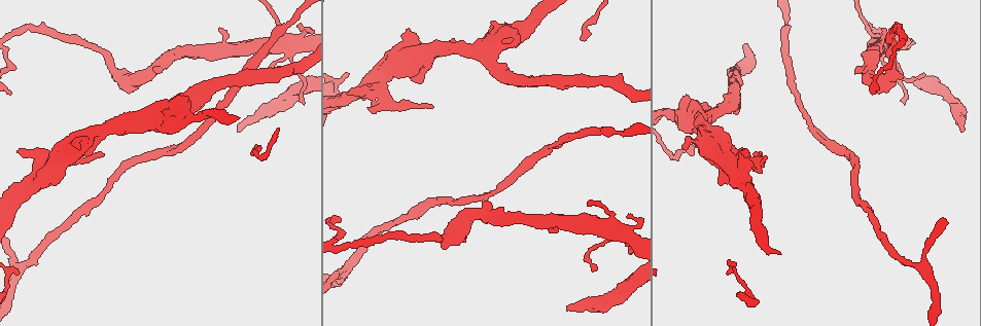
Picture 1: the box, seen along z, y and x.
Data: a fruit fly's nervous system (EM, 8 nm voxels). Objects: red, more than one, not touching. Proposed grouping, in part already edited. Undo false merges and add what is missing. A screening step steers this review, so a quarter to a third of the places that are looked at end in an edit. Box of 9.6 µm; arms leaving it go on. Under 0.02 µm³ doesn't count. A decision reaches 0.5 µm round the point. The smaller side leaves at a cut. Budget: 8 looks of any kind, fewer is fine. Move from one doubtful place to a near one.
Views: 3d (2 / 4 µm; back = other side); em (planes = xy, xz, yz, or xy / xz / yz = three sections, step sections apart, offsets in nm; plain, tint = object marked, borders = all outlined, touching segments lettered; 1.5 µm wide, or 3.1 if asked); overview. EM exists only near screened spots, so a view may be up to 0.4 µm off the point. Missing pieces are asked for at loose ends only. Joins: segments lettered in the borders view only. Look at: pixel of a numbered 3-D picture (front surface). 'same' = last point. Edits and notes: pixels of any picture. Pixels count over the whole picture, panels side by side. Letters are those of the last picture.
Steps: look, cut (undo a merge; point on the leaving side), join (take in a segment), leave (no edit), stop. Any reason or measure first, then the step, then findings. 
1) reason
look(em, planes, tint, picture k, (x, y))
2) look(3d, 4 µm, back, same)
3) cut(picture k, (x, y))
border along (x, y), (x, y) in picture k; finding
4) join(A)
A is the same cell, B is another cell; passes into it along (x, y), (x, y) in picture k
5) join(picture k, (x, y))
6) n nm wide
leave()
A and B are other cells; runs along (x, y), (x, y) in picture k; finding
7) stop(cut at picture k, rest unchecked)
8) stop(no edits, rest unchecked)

an open end
look(3d, 4 µm, picture 1, (237, 131))

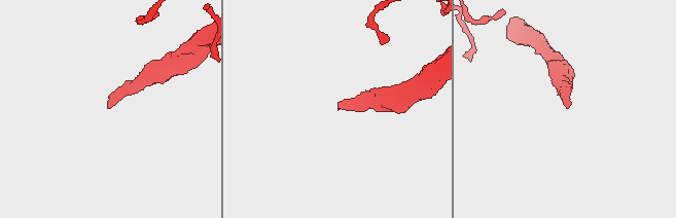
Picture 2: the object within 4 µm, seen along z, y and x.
look(em, planes, borders, picture 2, (567, 108))

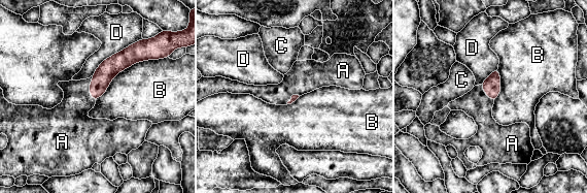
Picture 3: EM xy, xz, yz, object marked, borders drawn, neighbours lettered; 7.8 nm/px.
B touches over 600 nm
join(A)
A is the same cell, B, C and D are other cells; it goes on there

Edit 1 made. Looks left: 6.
redraw
look(overview)

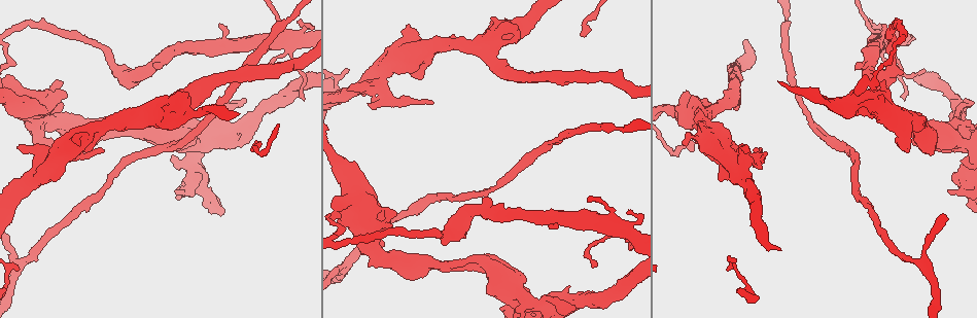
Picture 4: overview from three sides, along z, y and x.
stops while still wide
look(em, planes, borders, picture 4, (413, 69))

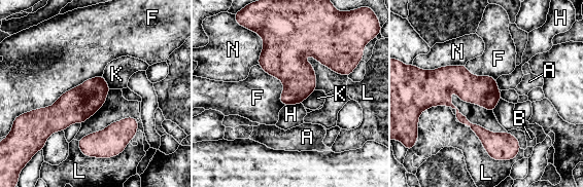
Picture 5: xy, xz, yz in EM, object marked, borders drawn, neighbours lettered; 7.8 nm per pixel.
F touches over 700 nm
leave()
A, B, F, H, K, L and N are other cells; runs along (426, 90), (436, 91), (494, 144), (516, 149) in picture 5; no lettered segment goes on from it

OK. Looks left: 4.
stop(join at picture 3, rest unchecked)

